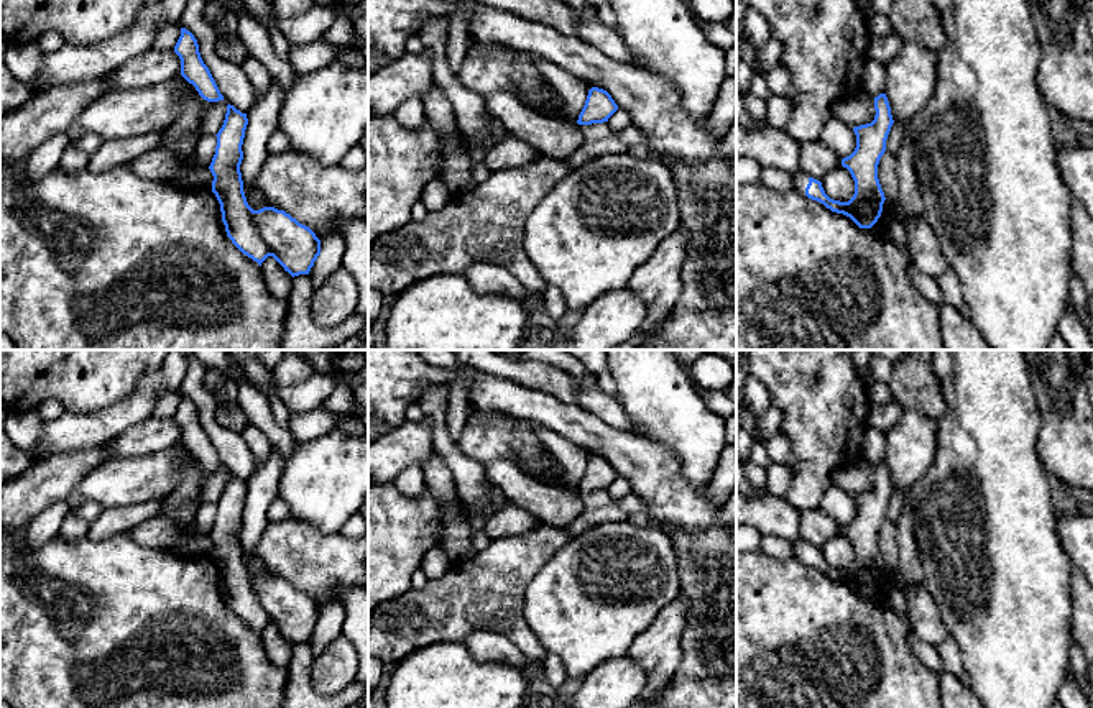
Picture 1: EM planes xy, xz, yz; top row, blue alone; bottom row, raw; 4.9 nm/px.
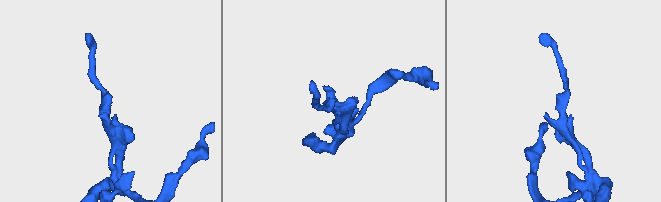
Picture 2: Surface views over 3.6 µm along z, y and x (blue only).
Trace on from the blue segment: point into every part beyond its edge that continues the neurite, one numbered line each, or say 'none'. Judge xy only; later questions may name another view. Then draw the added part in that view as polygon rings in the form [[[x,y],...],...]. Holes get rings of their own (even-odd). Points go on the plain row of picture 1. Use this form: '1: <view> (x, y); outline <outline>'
none

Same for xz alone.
none

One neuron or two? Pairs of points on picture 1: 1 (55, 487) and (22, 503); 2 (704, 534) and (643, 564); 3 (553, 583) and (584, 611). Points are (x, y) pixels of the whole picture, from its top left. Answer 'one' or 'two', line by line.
1: one
2: two
3: one

